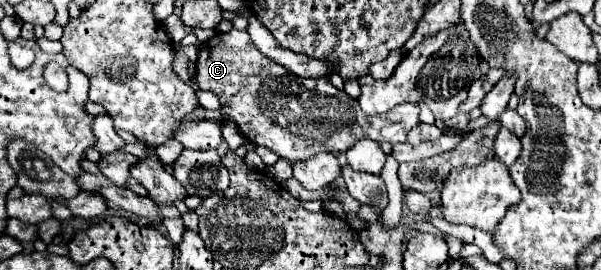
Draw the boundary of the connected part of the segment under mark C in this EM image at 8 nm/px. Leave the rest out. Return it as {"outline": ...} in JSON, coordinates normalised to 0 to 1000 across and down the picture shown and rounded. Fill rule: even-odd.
{"outline":[[[394,107],[361,122],[334,159],[328,315],[364,359],[371,419],[394,456],[408,515],[484,596],[521,581],[521,567],[534,559],[567,567],[584,552],[597,515],[671,530],[677,515],[667,507],[677,507],[697,456],[697,389],[687,381],[661,389],[661,404],[631,433],[607,426],[597,381],[581,367],[574,337],[554,322],[547,293],[501,293],[481,270],[474,248],[441,211],[421,152],[414,152],[414,122]]]}

